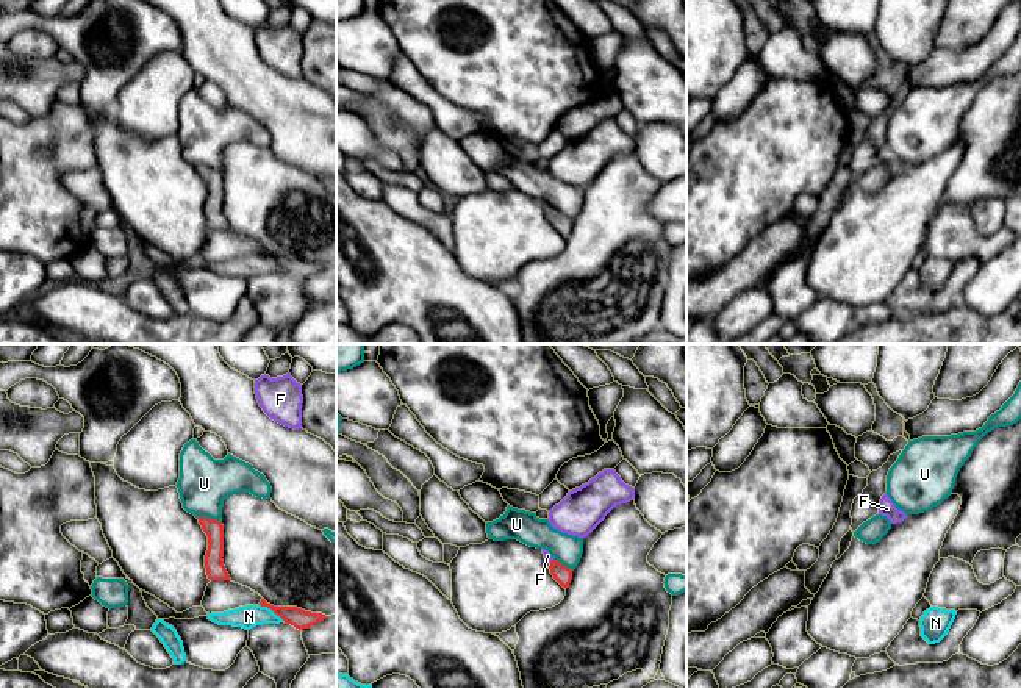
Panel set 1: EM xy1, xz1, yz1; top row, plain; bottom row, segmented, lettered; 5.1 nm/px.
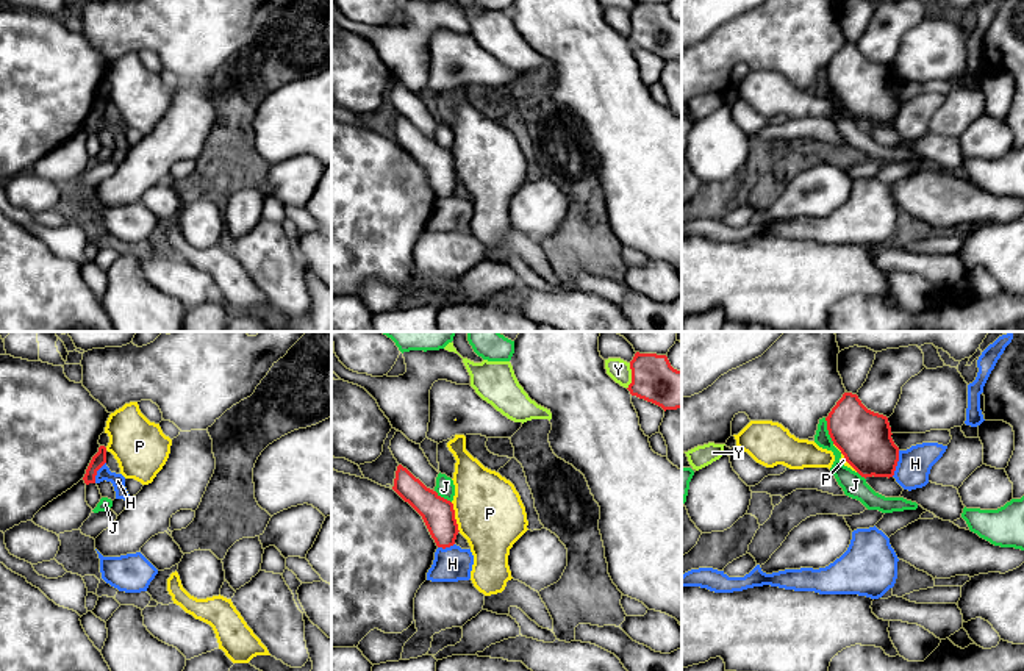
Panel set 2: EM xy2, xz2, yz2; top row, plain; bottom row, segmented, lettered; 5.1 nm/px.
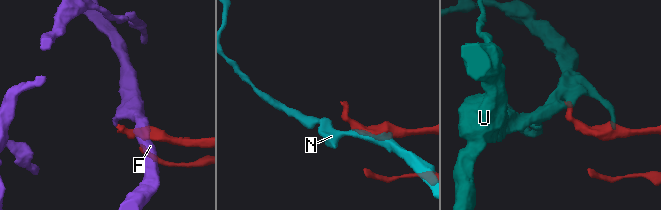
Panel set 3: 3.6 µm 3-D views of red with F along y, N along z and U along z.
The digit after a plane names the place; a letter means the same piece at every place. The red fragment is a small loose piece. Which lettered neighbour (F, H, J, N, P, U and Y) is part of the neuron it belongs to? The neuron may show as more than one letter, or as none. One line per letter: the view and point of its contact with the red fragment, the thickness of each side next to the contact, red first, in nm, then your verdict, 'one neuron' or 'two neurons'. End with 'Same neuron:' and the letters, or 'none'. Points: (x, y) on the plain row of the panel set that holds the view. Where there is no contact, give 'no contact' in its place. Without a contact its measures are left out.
F: no contact; one neuron
H: meets red in yz2 at (896, 113); 280 nm thick on the red side, 170 nm on the other; two neurons
J: meets red in yz2 at (827, 78); 280 nm thick on the red side, 90 nm on the other; two neurons
N: meets red in xy1 at (272, 260); 100 nm thick on the red side, 120 nm on the other; two neurons
P: meets red in xz2 at (454, 166); 170 nm thick on the red side, 360 nm on the other; two neurons
U: meets red in xy1 at (210, 169); 100 nm thick on the red side, 260 nm on the other; two neurons
Y: meets red in xz2 at (632, 25); 220 nm thick on the red side, 110 nm on the other; two neurons
Same neuron: F

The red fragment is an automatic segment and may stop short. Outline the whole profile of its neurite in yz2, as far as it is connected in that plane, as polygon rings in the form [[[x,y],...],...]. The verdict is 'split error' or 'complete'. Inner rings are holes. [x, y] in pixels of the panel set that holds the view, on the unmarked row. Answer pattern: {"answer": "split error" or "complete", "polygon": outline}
{"answer": "complete", "polygon": [[[844,42],[825,70],[833,94],[861,127],[894,125],[899,97],[886,66],[868,59],[857,44]]]}

